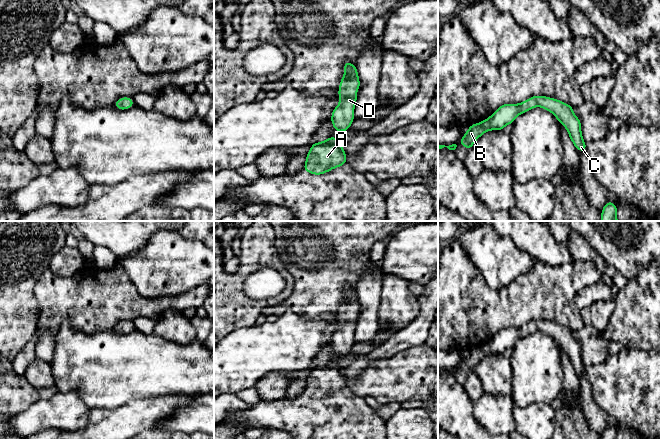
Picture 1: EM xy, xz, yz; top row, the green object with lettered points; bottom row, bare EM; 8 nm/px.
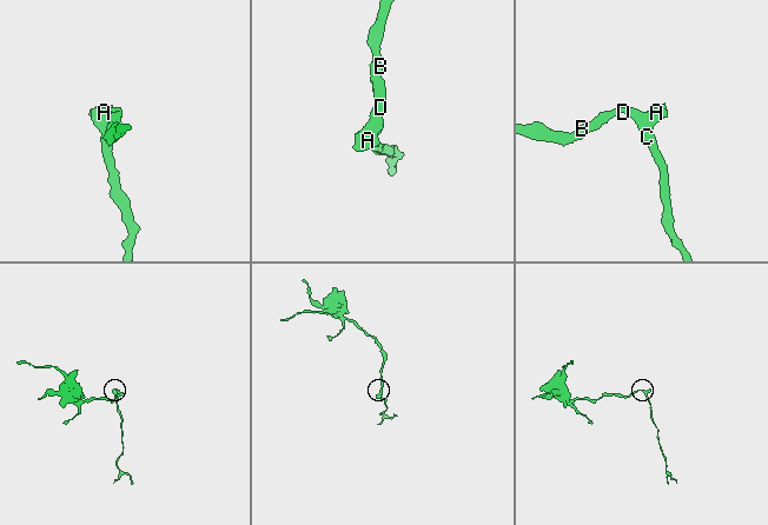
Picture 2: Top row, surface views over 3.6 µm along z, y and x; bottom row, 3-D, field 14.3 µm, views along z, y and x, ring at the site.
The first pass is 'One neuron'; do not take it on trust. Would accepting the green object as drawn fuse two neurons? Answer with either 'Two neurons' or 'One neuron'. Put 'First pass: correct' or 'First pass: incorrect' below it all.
One neuron
First pass: correct

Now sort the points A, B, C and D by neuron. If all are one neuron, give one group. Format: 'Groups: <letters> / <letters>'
Groups: A B C D

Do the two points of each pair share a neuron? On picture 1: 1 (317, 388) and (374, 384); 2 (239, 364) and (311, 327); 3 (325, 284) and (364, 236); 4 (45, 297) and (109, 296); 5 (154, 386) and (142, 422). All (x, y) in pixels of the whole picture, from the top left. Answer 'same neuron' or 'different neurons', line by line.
1: different neurons
2: same neuron
3: same neuron
4: same neuron
5: different neurons

